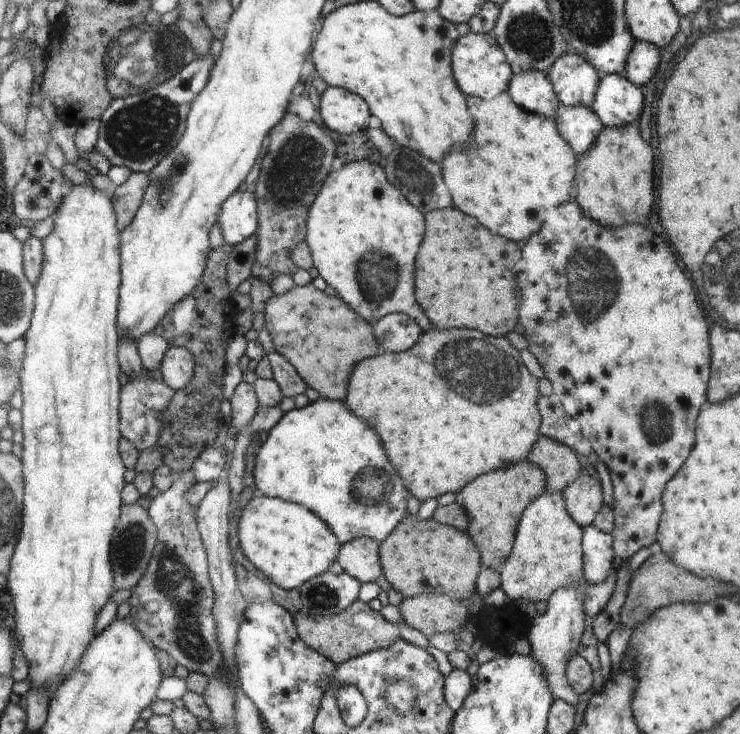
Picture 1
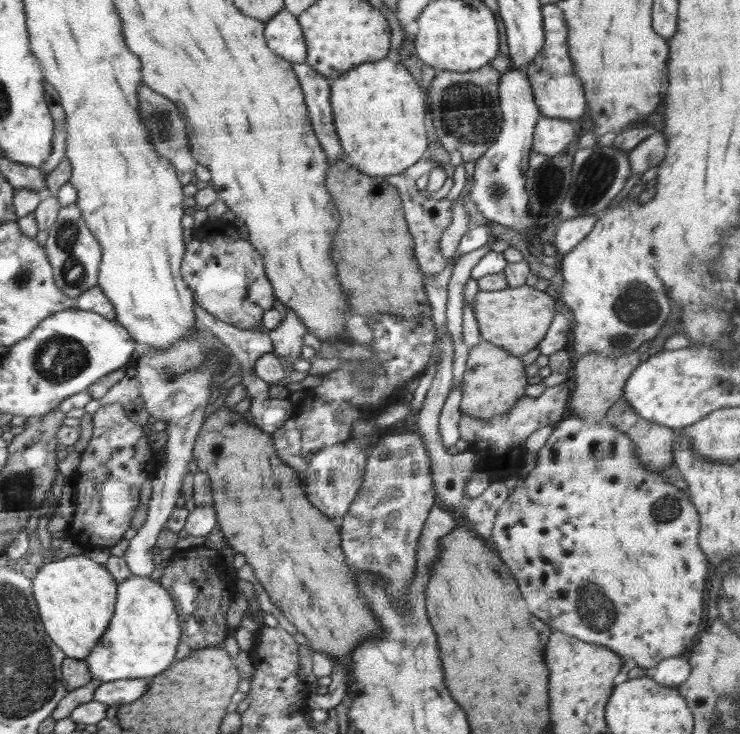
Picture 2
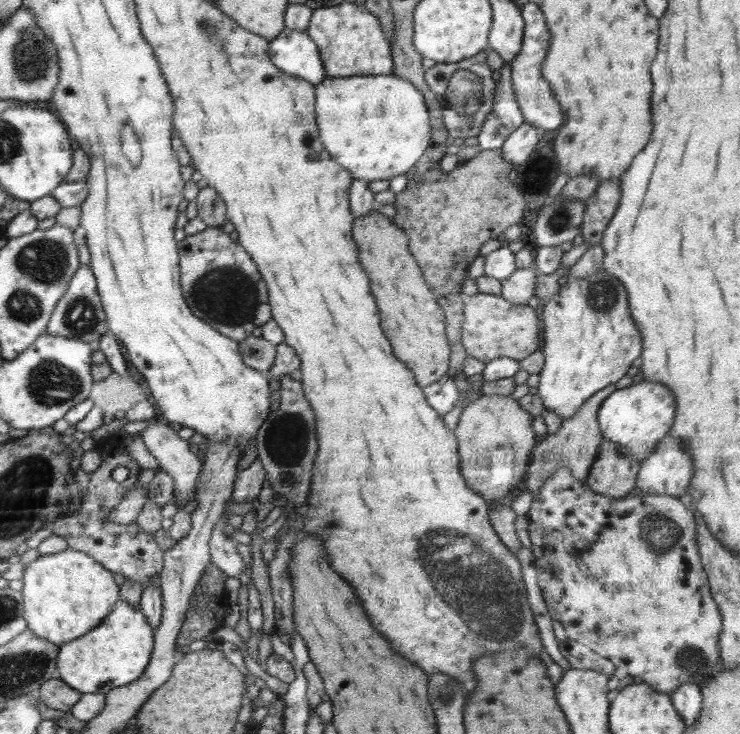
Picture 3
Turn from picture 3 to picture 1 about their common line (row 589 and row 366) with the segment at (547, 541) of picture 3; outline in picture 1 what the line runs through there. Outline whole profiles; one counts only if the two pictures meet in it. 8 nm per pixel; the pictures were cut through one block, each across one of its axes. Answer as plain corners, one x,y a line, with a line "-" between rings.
572,188
572,200
568,200
568,204
562,208
562,210
554,210
554,212
548,212
547,220
544,220
544,228
540,228
540,232
536,232
534,236
526,240
522,246
524,246
524,256
520,258
520,262
516,264
514,273
518,275
518,280
520,282
520,306
519,306
519,316
520,316
520,326
522,329
522,334
525,335
525,338
528,341
529,348
528,350
534,354
534,358
538,360
540,368
544,371
544,376
550,380
553,388
553,394
557,395
562,403
563,409
570,415
570,418
573,418
580,425
580,432
584,435
584,438
590,442
592,450
598,455
600,461
604,462
609,468
609,473
611,474
611,479
613,482
613,495
614,495
614,528
609,533
613,538
613,554
614,561
613,566
617,570
622,566
622,562
630,558
633,554
636,554
641,548
646,548
650,546
652,542
656,542
656,532
658,532
658,522
660,522
660,516
662,516
662,492
664,492
664,486
666,483
684,466
684,462
688,458
690,452
695,447
695,430
696,430
696,419
698,414
700,414
700,406
706,402
706,382
708,382
708,374
710,374
710,346
708,346
708,322
698,306
698,301
696,300
696,293
698,292
697,286
692,286
692,282
686,278
684,270
678,266
676,258
674,258
674,252
670,250
670,246
666,244
664,238
660,238
658,234
650,232
648,228
640,226
640,224
628,224
628,226
623,226
620,228
606,228
606,226
598,224
592,218
584,216
583,209
580,208
579,204
576,204
576,188

